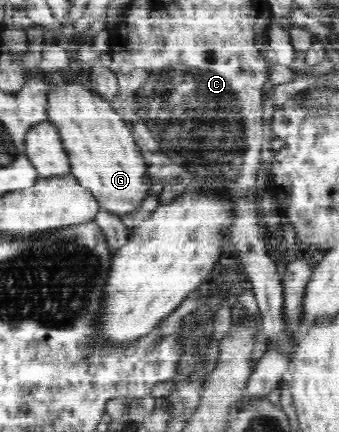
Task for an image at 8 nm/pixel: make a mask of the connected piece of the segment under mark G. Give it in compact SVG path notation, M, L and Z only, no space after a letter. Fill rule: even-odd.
M75 81L66 82L63 86L51 85L50 90L48 100L50 113L47 119L55 121L55 124L59 126L63 145L71 154L71 174L93 193L100 209L120 217L136 215L142 209L142 203L146 201L146 197L150 195L154 181L148 173L147 161L144 159L141 147L137 145L128 124L119 113L116 113L111 102L102 99L94 91L87 90L85 86Z

